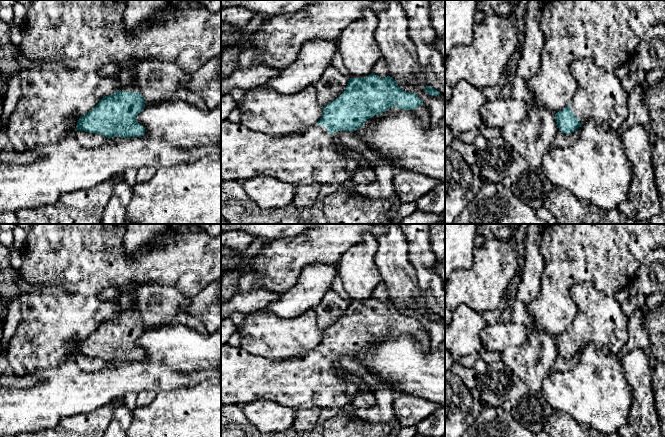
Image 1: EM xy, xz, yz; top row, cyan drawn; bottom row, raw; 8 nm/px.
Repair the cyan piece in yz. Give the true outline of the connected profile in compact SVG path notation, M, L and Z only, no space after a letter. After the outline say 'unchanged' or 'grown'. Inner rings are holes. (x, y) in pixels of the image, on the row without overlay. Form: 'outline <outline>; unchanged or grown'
outline M591 282L573 285L570 296L575 302L577 313L570 328L555 338L559 355L571 358L584 346L593 343L598 349L607 349L611 354L618 356L627 343L630 320L624 313L621 304L614 296L599 291Z; grown

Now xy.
outline M143 284L128 289L132 305L122 310L116 317L103 321L99 327L83 341L80 341L77 354L96 357L113 362L139 361L145 358L145 352L137 346L136 340L146 331L175 320L178 312L191 303L191 297L176 288L157 284Z; grown

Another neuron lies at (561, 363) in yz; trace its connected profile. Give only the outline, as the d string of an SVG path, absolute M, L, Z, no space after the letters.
M578 351L571 358L565 358L561 355L558 355L551 369L551 373L560 372L560 371L569 371L573 369L579 363L581 358L581 353L582 353L581 351Z

